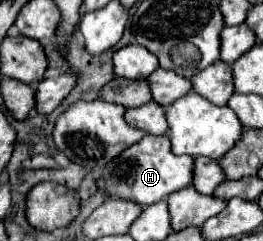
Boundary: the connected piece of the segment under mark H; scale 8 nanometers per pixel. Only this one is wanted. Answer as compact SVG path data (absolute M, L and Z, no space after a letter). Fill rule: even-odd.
M146 136L138 144L124 150L118 158L114 158L106 168L104 176L98 180L98 186L102 186L112 198L124 198L138 202L142 206L160 202L164 196L182 190L192 184L194 174L194 158L188 156L176 156L172 154L172 148L168 146L168 136Z

